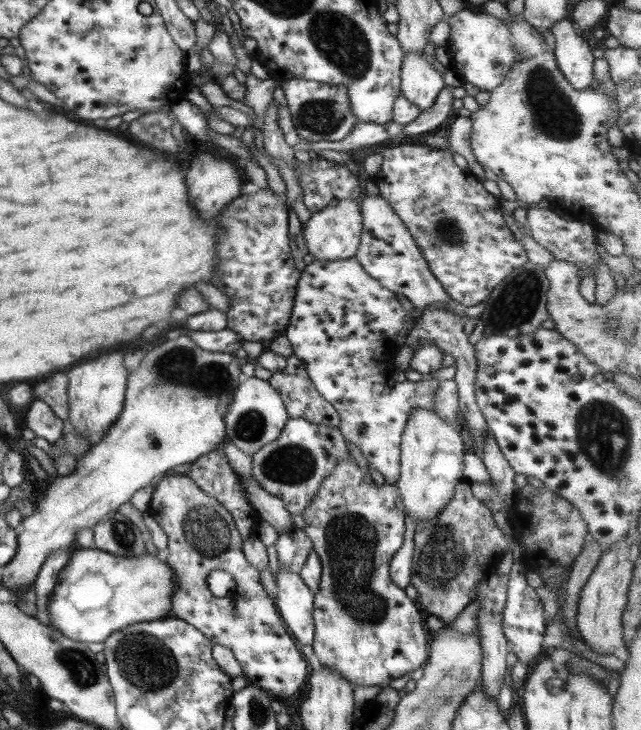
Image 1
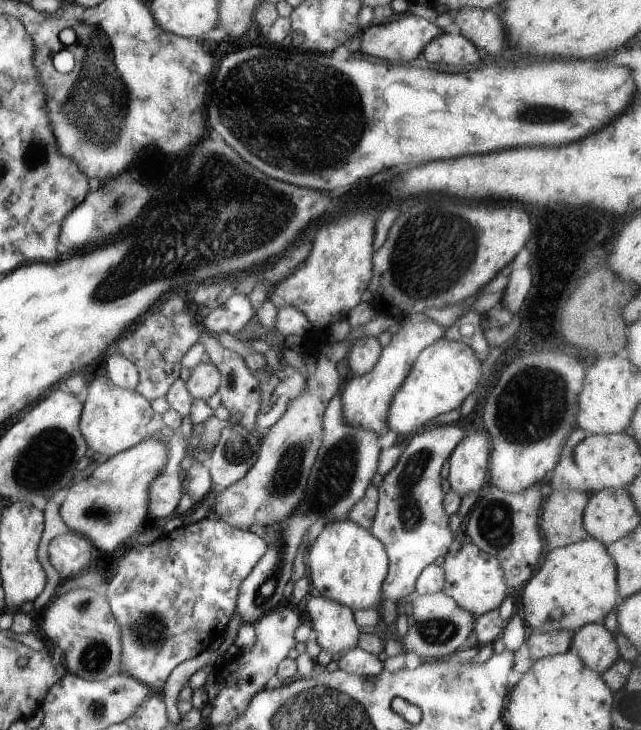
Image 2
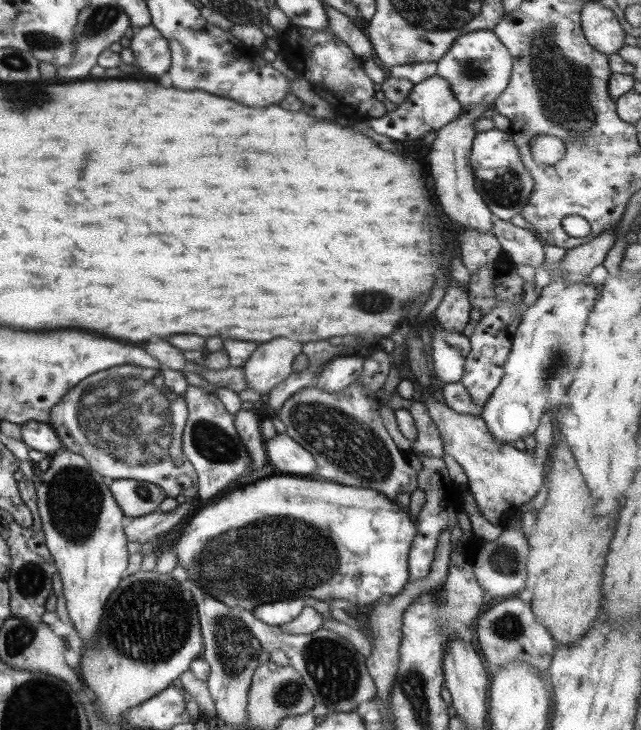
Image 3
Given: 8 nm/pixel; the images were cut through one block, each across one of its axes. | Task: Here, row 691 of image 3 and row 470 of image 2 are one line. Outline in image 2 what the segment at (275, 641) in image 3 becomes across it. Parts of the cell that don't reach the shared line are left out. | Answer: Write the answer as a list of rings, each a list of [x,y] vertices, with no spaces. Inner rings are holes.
[[[336,393],[336,396],[330,400],[323,414],[324,436],[316,461],[310,470],[306,487],[303,491],[302,501],[285,521],[266,526],[267,530],[264,530],[266,534],[261,538],[267,545],[267,550],[240,586],[235,612],[243,621],[242,625],[246,623],[253,624],[254,621],[258,621],[266,612],[276,609],[283,603],[283,592],[286,584],[291,580],[293,562],[295,562],[296,554],[300,552],[301,543],[305,538],[307,530],[313,524],[322,520],[326,526],[333,521],[345,519],[349,515],[349,511],[363,498],[368,486],[371,484],[372,478],[377,473],[379,454],[381,452],[380,446],[378,446],[378,434],[374,434],[372,430],[362,430],[362,428],[350,426],[346,422],[348,421],[342,418],[341,396]]]

